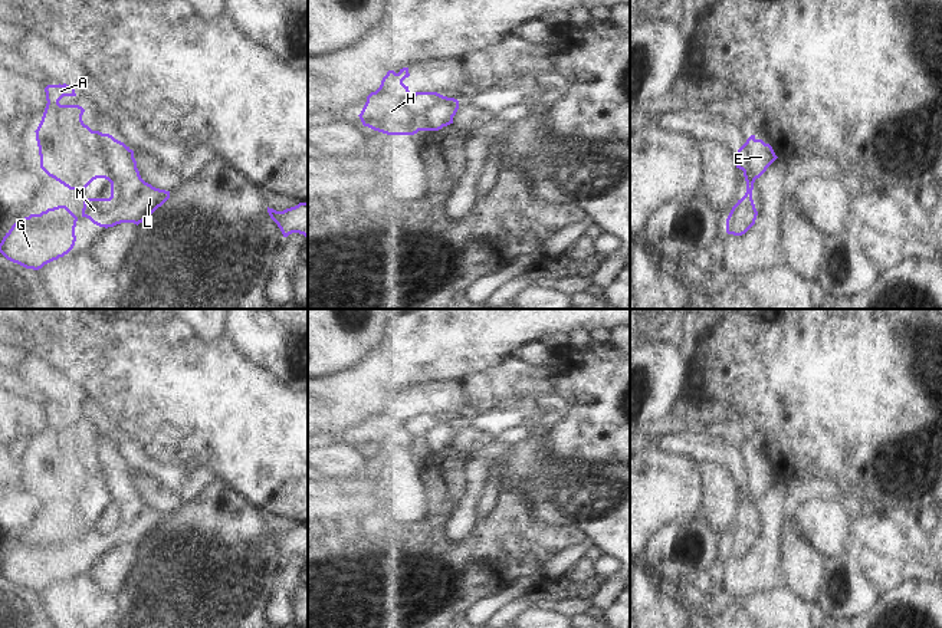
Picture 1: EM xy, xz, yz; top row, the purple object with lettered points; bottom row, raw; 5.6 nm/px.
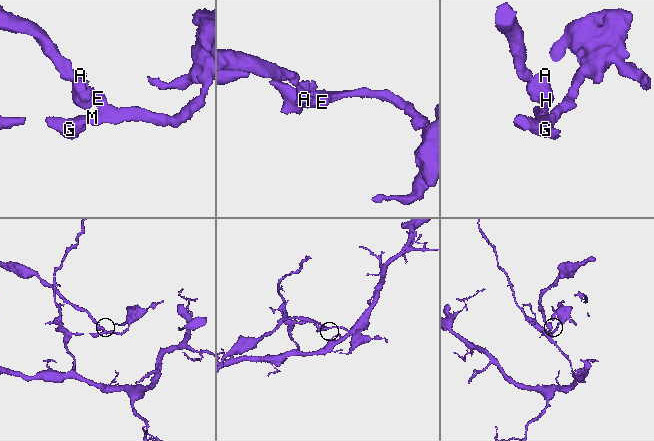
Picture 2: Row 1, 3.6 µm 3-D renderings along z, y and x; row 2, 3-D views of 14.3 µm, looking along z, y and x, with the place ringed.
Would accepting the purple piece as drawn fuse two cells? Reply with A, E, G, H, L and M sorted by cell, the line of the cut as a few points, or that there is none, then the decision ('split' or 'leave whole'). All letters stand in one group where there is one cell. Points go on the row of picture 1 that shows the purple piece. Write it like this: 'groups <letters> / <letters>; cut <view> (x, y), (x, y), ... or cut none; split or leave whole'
groups A H / E G L M; cut xy (114, 138), (107, 147), (108, 165), (98, 177); split

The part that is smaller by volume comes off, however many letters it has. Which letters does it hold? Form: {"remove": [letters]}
{"remove": ["A", "H"]}

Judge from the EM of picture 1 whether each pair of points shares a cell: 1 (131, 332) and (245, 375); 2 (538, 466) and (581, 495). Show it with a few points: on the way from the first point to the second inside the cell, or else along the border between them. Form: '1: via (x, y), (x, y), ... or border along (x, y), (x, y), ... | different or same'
1: via (160, 361), (174, 375), (216, 375) | same
2: via (548, 476), (565, 493), (571, 495) | same

